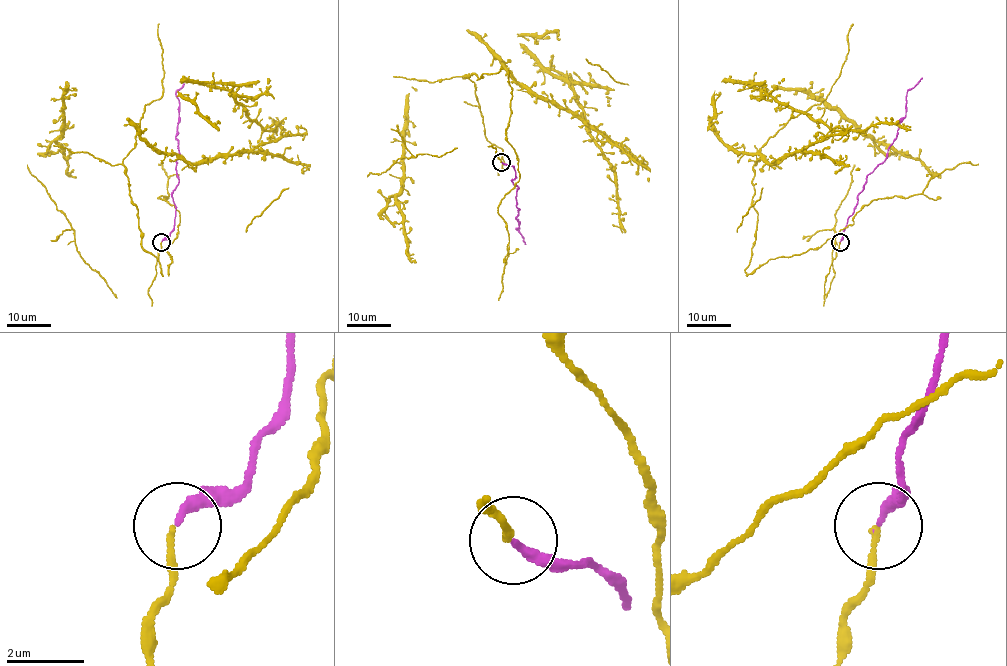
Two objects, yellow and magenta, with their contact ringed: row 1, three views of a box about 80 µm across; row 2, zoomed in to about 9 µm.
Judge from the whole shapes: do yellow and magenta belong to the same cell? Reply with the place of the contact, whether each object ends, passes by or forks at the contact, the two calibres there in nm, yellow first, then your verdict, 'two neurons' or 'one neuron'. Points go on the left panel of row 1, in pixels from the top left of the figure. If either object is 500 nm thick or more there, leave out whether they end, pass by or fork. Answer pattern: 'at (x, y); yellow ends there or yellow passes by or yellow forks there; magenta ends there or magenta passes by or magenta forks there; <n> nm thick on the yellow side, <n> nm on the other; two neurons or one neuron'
at (161, 242); yellow ends there; magenta ends there; 150 nm thick on the yellow side, 220 nm on the other; one neuron

